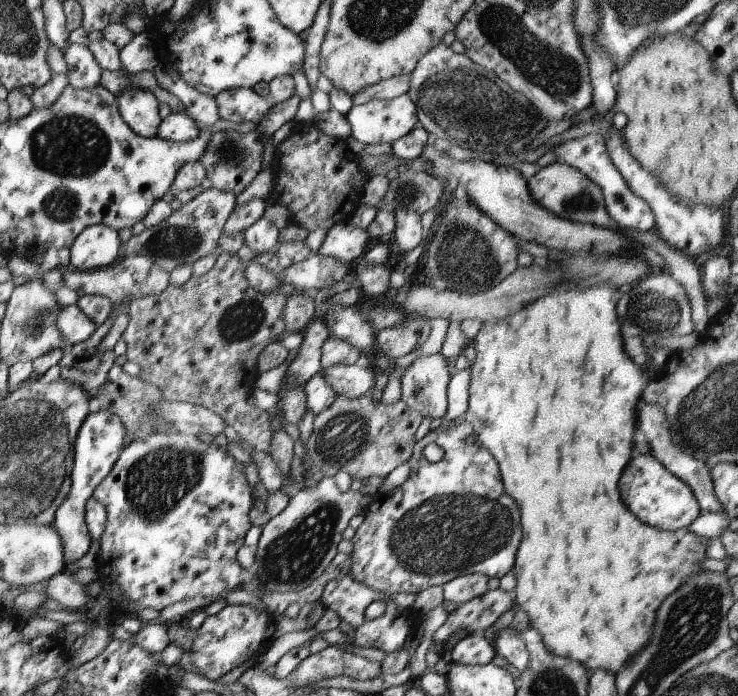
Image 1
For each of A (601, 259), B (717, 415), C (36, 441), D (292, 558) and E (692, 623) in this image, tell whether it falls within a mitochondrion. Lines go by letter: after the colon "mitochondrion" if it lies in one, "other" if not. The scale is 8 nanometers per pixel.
A: other
B: mitochondrion
C: mitochondrion
D: mitochondrion
E: mitochondrion

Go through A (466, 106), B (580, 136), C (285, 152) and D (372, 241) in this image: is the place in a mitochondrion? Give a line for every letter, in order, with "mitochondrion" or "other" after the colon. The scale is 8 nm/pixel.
A: mitochondrion
B: other
C: other
D: other

